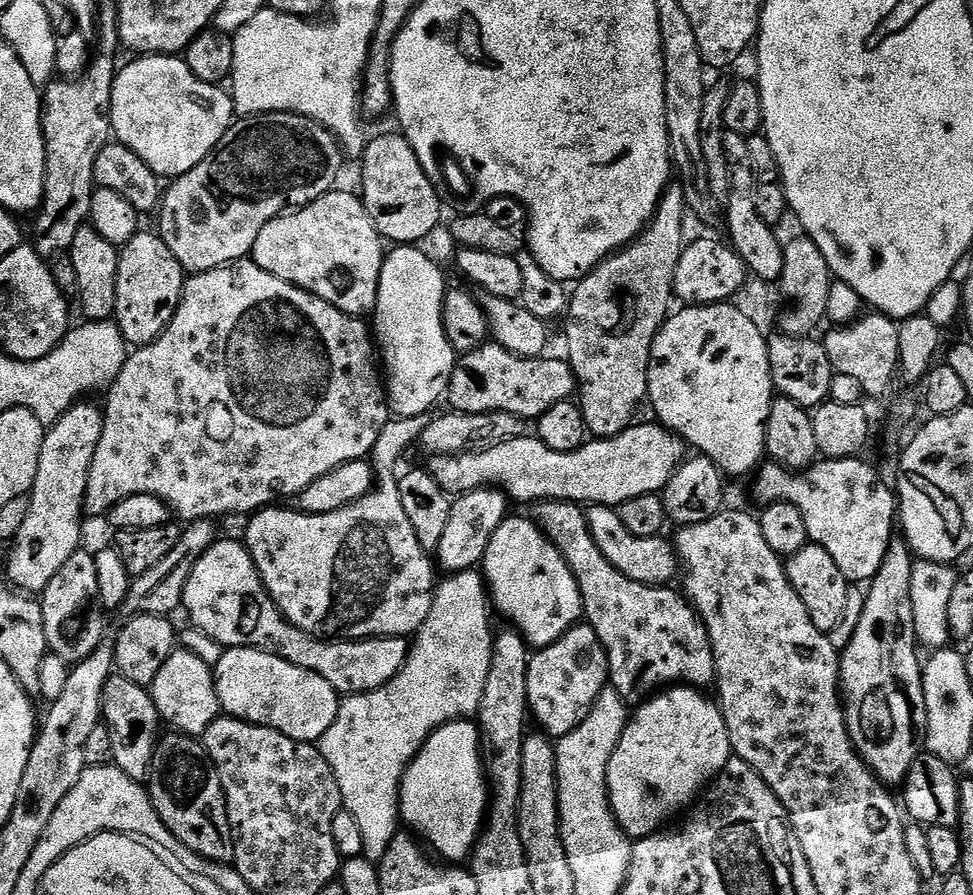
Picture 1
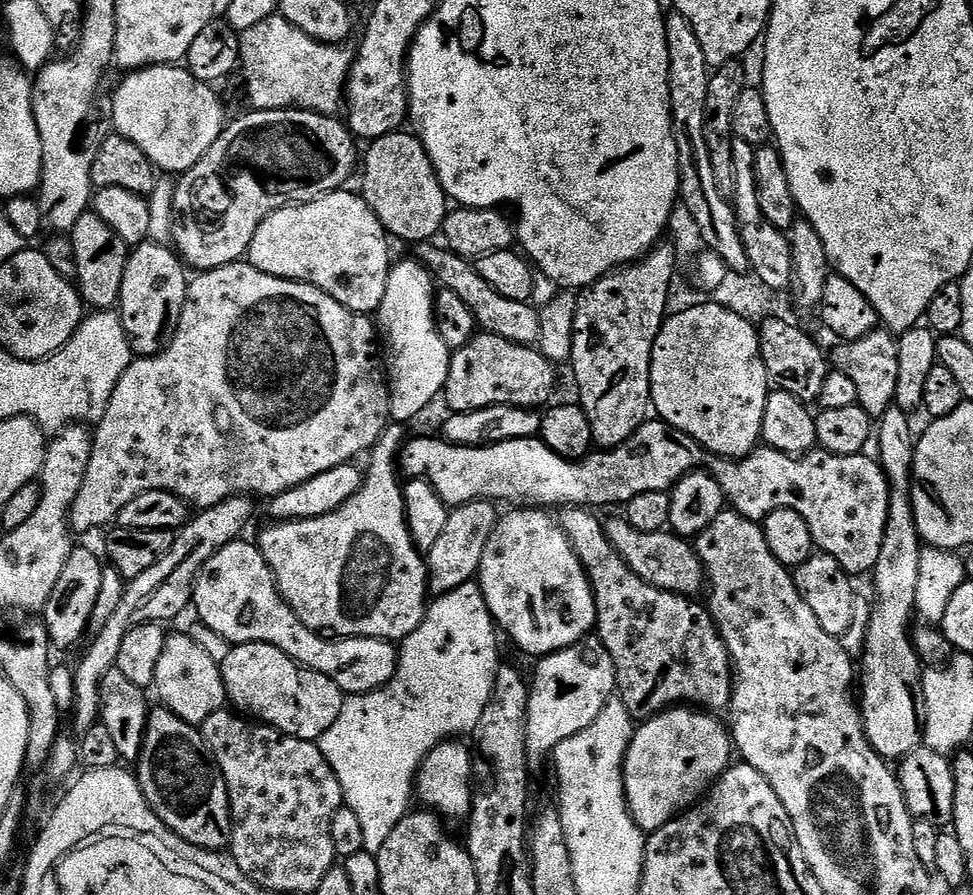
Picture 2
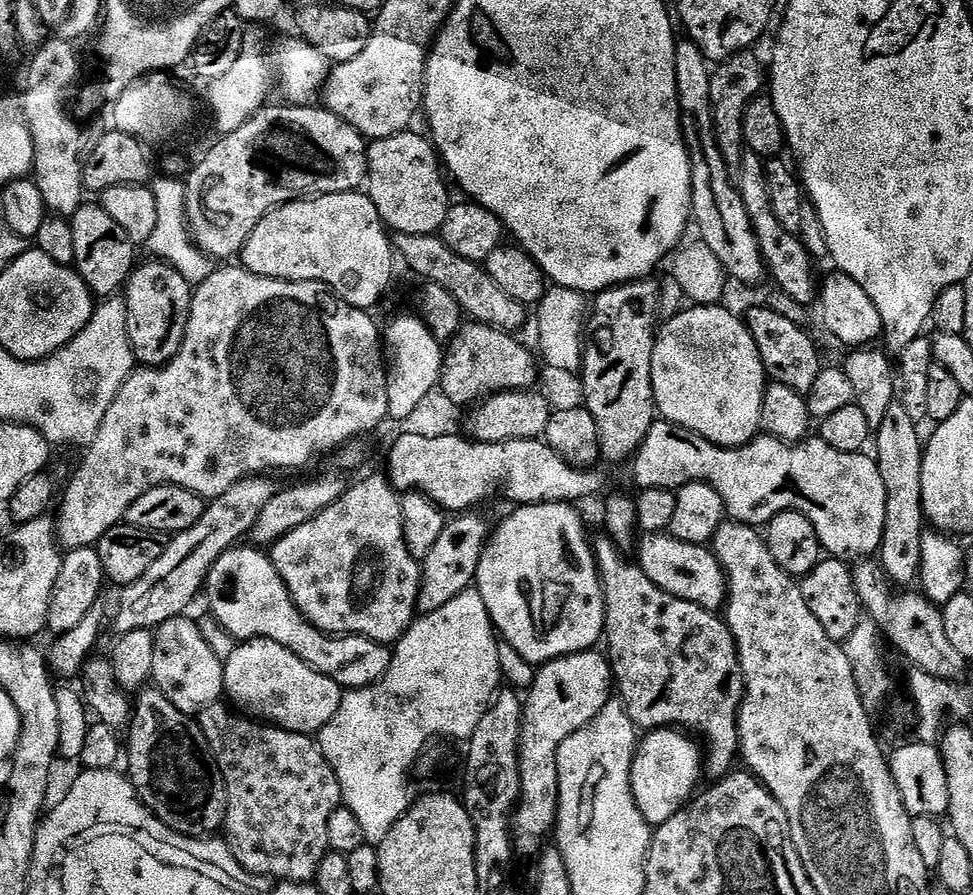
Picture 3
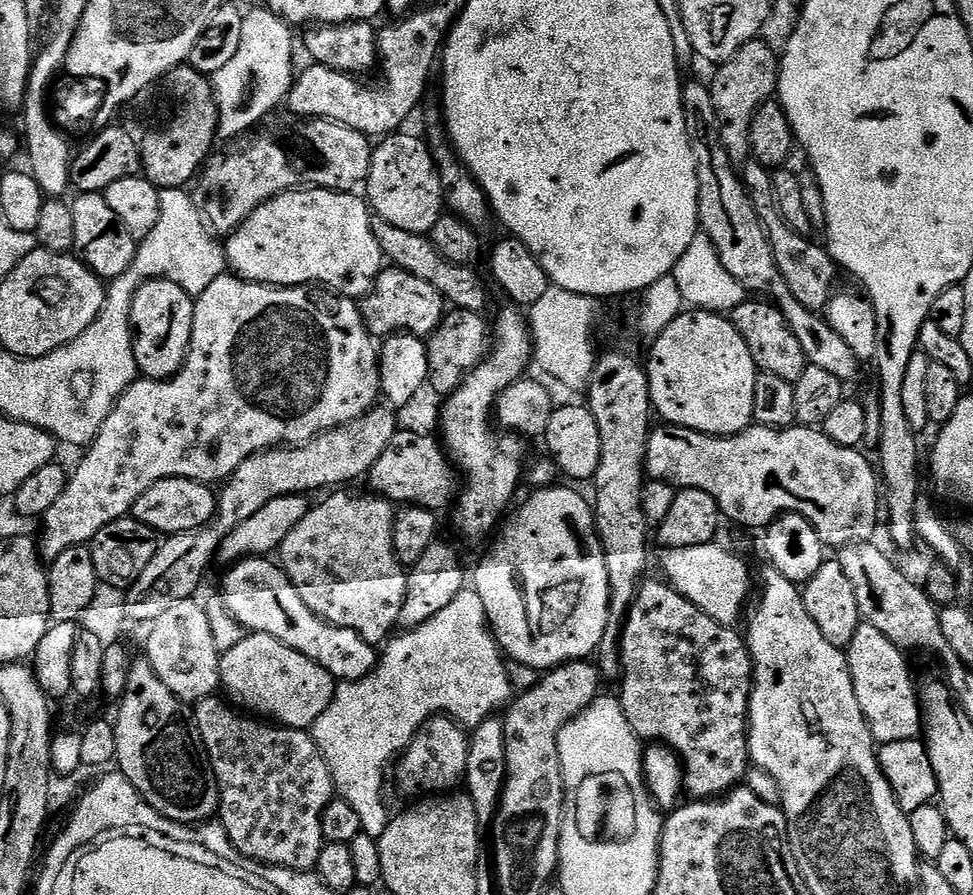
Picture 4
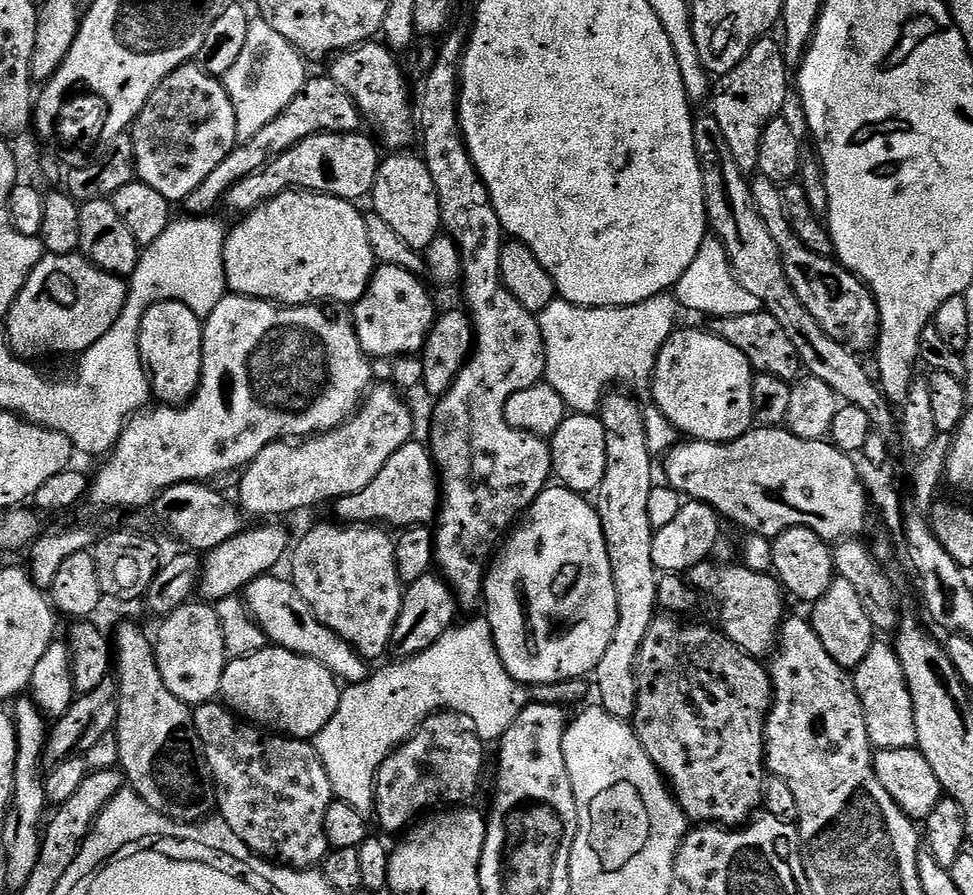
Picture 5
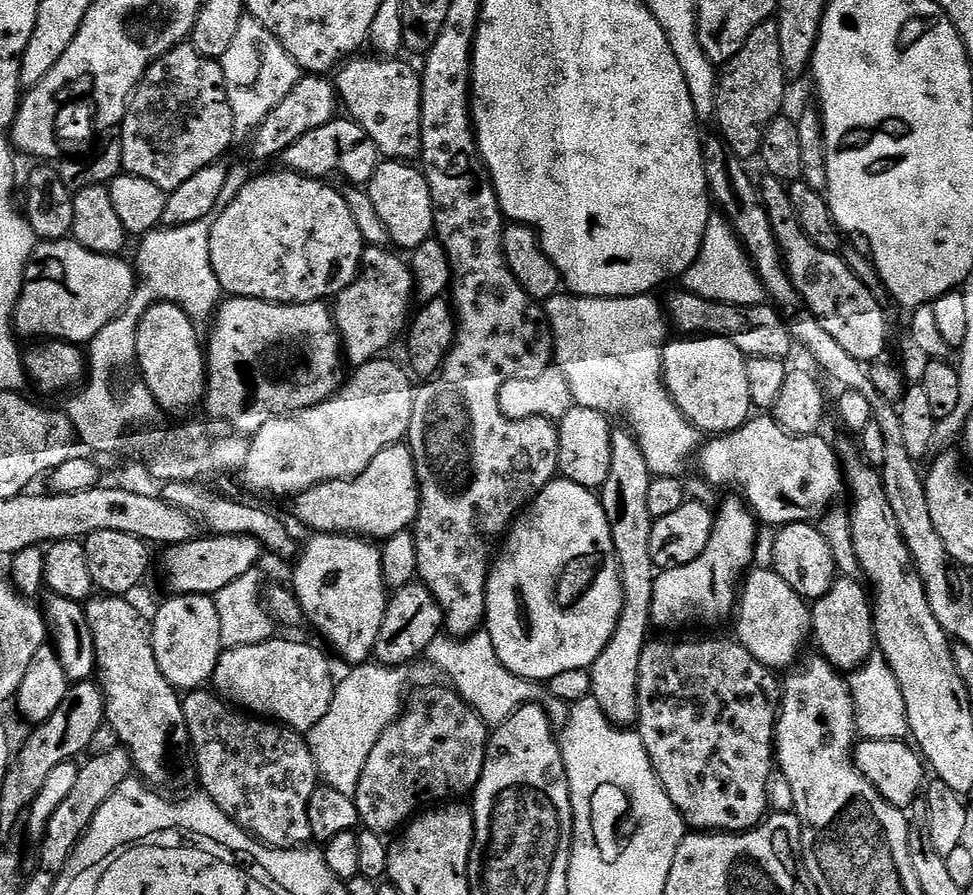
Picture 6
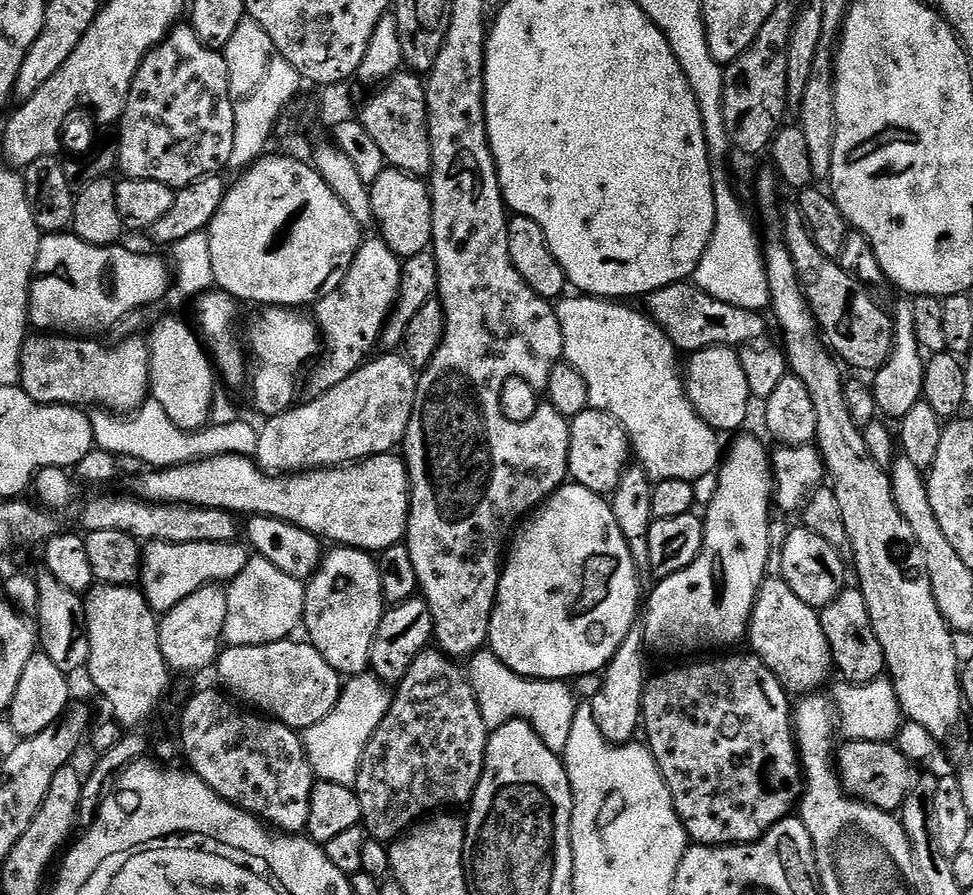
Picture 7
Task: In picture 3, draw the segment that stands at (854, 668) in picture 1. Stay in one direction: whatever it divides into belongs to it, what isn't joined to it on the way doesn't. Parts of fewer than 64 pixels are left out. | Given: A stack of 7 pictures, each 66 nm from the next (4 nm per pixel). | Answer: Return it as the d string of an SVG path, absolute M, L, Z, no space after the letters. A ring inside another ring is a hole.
M901 402L892 404L882 426L874 429L874 459L882 474L882 483L886 485L886 526L880 543L878 563L896 586L915 585L922 562L922 534L926 531L926 521L922 506L924 444L922 436L920 440L919 430L918 424L906 414Z

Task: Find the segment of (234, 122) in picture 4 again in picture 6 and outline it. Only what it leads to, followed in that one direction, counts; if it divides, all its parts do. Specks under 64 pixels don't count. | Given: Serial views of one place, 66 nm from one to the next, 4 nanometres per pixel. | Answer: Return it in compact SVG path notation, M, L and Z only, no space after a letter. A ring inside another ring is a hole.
M247 14L238 24L238 33L220 61L230 102L233 137L237 141L249 139L269 116L270 110L286 98L302 73L282 44L253 16Z

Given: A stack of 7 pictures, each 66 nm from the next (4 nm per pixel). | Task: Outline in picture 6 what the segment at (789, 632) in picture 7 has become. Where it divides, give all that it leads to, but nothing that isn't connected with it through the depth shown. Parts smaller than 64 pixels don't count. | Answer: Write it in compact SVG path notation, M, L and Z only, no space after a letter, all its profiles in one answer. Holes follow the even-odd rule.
M756 566L747 573L746 583L738 596L735 620L735 639L746 650L750 650L750 654L754 654L758 662L773 670L791 669L801 659L800 651L807 640L809 643L812 630L809 601L799 596L790 582L786 582L786 578L782 578L768 566Z

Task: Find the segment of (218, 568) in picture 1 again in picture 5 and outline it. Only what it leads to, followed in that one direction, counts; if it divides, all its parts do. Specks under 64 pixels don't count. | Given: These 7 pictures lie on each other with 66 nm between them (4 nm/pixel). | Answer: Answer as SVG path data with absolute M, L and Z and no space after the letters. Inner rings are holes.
M263 574L250 581L246 589L246 608L251 619L259 625L261 633L268 636L273 645L314 658L324 664L332 675L341 681L356 683L370 674L365 657L351 643L344 640L340 633L323 624L313 612L312 607L302 598L291 579L284 580L277 574Z

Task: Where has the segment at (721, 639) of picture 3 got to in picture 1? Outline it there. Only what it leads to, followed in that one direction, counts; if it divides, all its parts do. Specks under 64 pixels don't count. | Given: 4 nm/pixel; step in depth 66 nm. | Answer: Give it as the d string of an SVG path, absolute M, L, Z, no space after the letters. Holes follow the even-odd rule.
M541 500L535 508L534 519L537 526L562 554L578 582L578 590L584 603L583 619L594 630L594 634L598 634L608 659L611 687L619 692L625 702L632 706L639 705L665 686L684 685L704 690L707 689L707 684L708 687L715 685L716 663L706 626L691 603L679 591L675 592L675 587L643 584L626 578L626 574L617 570L604 557L602 550L598 550L598 542L588 529L588 513L581 505L570 500Z

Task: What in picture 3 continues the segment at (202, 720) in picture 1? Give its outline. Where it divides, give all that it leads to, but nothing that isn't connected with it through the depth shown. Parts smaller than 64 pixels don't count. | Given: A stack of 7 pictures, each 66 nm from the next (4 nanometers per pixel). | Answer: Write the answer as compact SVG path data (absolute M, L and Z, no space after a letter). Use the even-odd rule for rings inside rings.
M187 615L175 616L155 629L154 635L154 666L152 667L151 683L159 688L178 710L189 718L199 717L202 710L206 710L211 704L221 703L224 691L224 661L220 660L214 650L210 648L206 639L202 636L202 630L195 619L188 620Z

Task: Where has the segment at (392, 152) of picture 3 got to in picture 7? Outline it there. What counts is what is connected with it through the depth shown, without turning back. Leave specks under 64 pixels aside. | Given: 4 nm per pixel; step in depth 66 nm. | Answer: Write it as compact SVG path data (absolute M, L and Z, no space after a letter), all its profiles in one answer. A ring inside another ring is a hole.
M388 168L370 186L372 193L372 218L380 227L379 239L390 246L398 257L413 256L429 251L432 242L432 197L423 179L408 176L396 168Z

